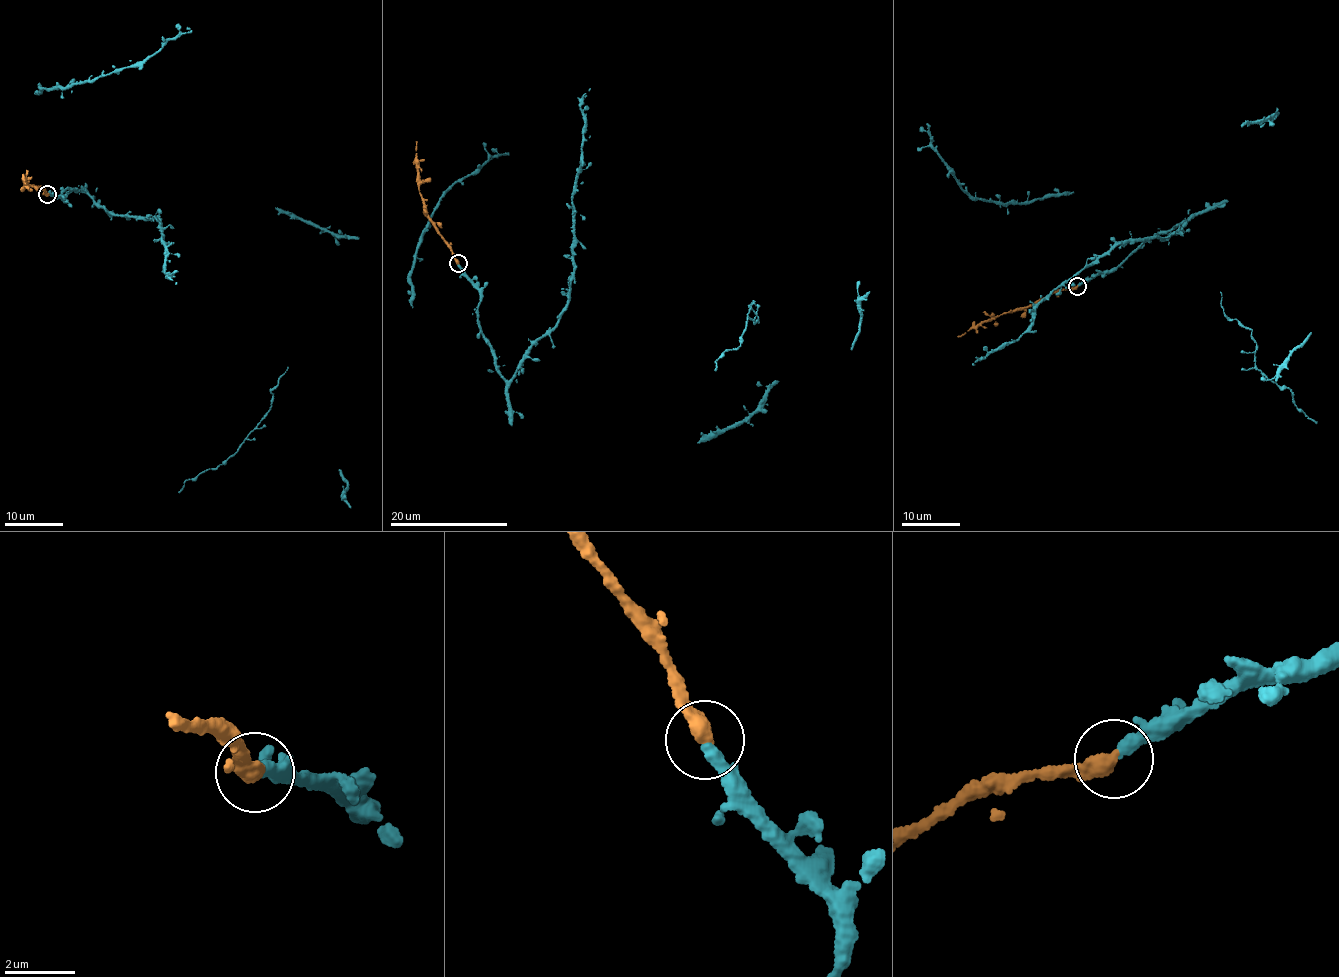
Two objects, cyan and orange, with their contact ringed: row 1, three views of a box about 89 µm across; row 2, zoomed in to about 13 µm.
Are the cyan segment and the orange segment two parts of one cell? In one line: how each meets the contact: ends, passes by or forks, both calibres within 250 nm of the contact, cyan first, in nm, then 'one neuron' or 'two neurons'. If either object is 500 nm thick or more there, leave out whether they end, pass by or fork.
cyan ends; orange ends; calibres 320 and 440 nm; one neuron

